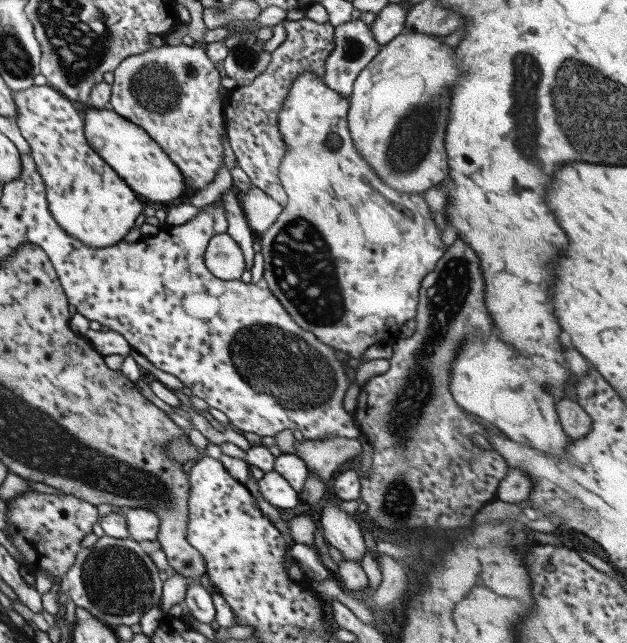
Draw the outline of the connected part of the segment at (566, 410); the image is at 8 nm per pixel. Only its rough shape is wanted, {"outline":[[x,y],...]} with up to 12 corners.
{"outline":[[563,397],[554,401],[558,421],[569,439],[589,432],[589,415]]}

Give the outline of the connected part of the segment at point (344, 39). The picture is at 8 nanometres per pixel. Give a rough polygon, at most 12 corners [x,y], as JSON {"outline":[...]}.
{"outline":[[361,19],[334,27],[322,79],[347,98],[380,46]]}

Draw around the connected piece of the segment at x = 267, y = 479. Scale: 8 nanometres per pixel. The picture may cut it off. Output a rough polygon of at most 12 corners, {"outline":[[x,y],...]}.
{"outline":[[273,470],[257,480],[259,494],[273,508],[293,508],[296,490]]}

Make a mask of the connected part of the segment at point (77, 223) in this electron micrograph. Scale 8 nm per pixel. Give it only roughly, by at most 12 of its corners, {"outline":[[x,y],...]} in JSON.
{"outline":[[13,91],[53,220],[93,248],[146,211],[72,101]]}

